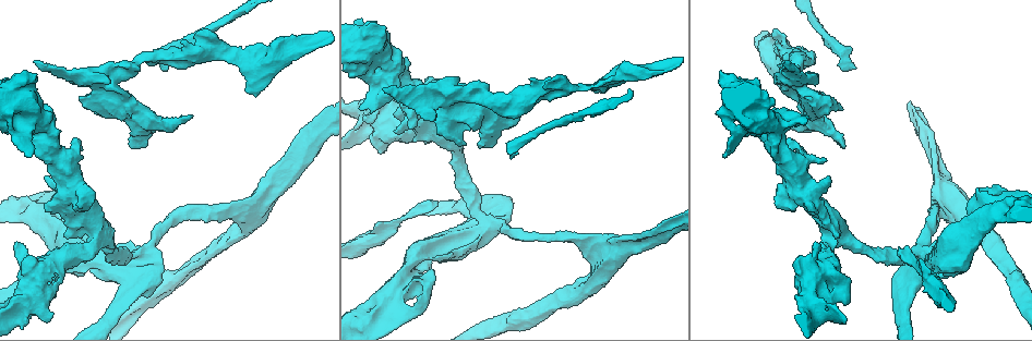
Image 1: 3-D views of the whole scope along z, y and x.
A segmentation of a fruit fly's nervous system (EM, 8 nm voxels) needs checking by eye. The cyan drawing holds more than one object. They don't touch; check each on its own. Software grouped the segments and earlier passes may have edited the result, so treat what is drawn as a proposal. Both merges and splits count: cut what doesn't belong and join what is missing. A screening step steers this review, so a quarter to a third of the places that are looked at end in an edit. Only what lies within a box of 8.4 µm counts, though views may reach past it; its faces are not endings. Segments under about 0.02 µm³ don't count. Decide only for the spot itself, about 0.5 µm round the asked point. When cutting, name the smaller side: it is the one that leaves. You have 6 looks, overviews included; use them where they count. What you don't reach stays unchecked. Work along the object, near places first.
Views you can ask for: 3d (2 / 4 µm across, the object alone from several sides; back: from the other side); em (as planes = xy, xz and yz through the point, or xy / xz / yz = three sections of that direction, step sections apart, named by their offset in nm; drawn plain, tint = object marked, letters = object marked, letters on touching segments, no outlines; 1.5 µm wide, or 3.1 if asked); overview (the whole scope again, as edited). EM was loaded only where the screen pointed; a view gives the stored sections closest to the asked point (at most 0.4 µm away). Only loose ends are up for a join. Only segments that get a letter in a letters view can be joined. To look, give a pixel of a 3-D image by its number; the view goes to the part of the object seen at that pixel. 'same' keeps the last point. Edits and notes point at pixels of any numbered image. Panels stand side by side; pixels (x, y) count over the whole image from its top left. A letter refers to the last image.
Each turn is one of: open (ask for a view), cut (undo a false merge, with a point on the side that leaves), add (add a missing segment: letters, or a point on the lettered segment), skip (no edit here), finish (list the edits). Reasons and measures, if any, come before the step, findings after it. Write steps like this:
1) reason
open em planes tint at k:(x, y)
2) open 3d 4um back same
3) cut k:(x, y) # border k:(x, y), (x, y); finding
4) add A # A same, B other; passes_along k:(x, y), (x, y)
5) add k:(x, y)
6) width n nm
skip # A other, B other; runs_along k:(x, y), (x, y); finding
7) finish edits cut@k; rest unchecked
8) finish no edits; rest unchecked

open em planes letters at 1:(607, 89)

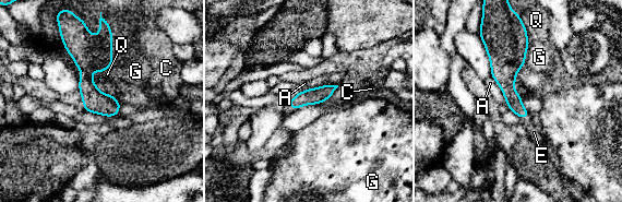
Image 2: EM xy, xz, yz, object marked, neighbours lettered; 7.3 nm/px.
width 110 nm
add E # A other, C other, E same, G other, Q other; passes_along 2:(513, 99), (525, 116), (534, 132); the neuron continues

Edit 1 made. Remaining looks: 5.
a fork
open em xz step 4 tint at 1:(489, 115)

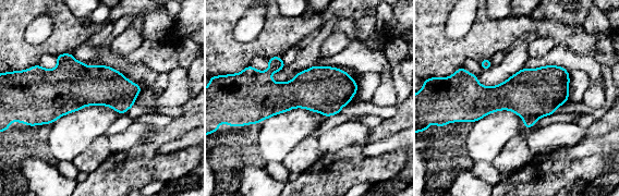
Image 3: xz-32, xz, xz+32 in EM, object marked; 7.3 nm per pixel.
open em planes letters same

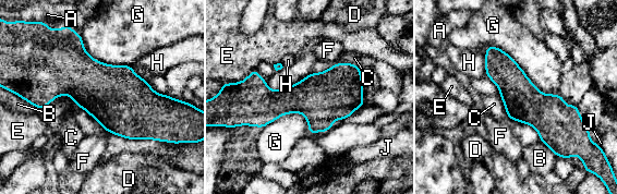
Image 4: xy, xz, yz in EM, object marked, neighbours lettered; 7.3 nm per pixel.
width 280 nm
skip # A other, B other, C other, D other, E other, F other, G other, H other, J other; all the same neuron

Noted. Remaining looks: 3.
an open end
open 3d 4um at 1:(365, 120)

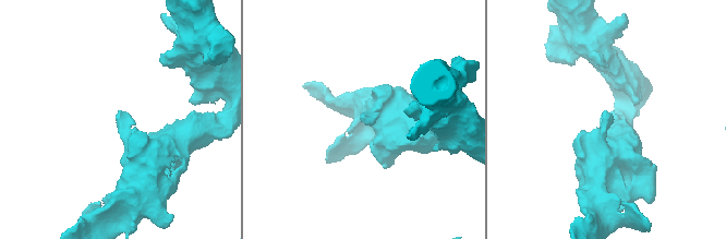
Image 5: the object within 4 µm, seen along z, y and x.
need the tissue
open em planes letters at 5:(363, 116)

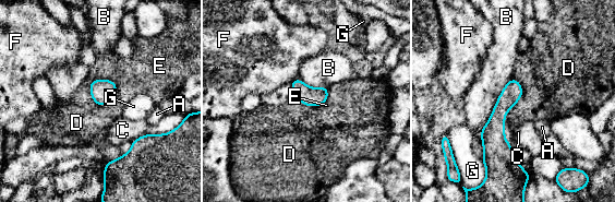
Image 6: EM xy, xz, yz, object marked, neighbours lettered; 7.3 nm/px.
skip # A other, B other, C other, D other, E other, F other, G other; runs_along 6:(514, 82), (497, 116), (494, 162); no lettered segment goes on from it

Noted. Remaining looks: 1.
finish edits add@2; rest unchecked

